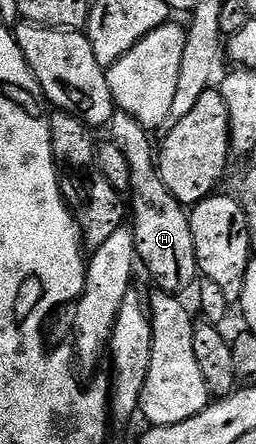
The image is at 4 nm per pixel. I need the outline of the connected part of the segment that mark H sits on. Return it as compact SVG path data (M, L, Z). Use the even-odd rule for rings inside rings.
M114 111L107 125L107 139L115 146L119 146L119 151L123 158L127 158L127 166L130 167L129 192L131 197L133 196L131 227L138 261L143 268L145 264L150 278L157 283L156 287L160 291L182 294L181 292L187 291L189 287L192 289L199 280L195 240L191 238L186 205L180 204L175 194L167 190L158 167L158 157L155 155L155 140L153 144L149 136L152 136L150 129L139 126L139 122L135 122L135 118L131 118L131 114L126 112Z

